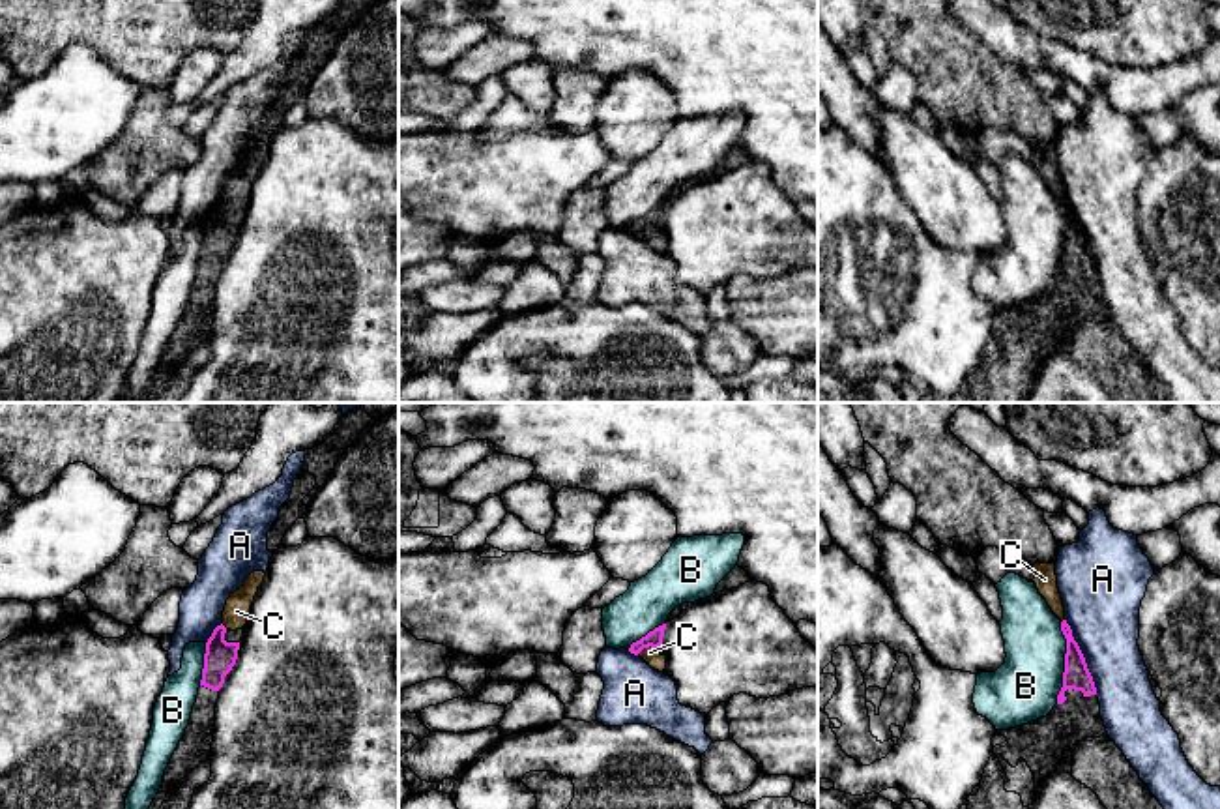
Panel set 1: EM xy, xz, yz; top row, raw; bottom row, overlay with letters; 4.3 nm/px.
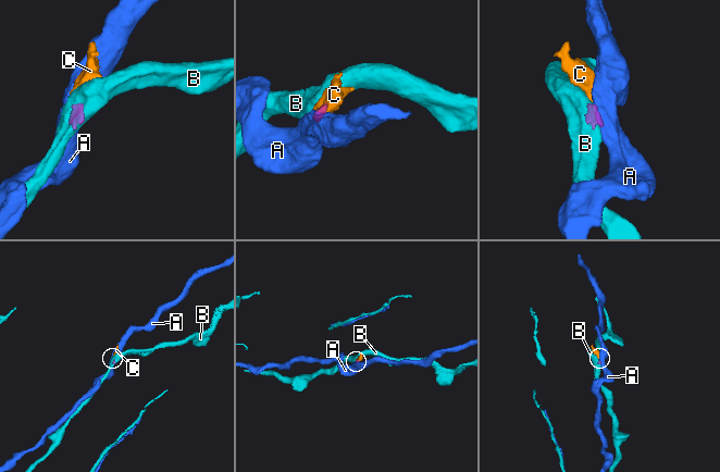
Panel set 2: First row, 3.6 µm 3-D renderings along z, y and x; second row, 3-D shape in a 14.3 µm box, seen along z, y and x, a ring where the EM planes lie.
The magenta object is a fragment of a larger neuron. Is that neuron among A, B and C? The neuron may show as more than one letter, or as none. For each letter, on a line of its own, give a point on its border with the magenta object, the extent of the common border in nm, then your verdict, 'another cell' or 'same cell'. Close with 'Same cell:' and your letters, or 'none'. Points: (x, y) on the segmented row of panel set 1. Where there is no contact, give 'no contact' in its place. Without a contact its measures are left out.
A: contact yz (1082, 656); length 360 nm; another cell
B: contact yz (1065, 663); length 360 nm; another cell
C: contact xz (648, 647); length 110 nm; same cell
Same cell: C

